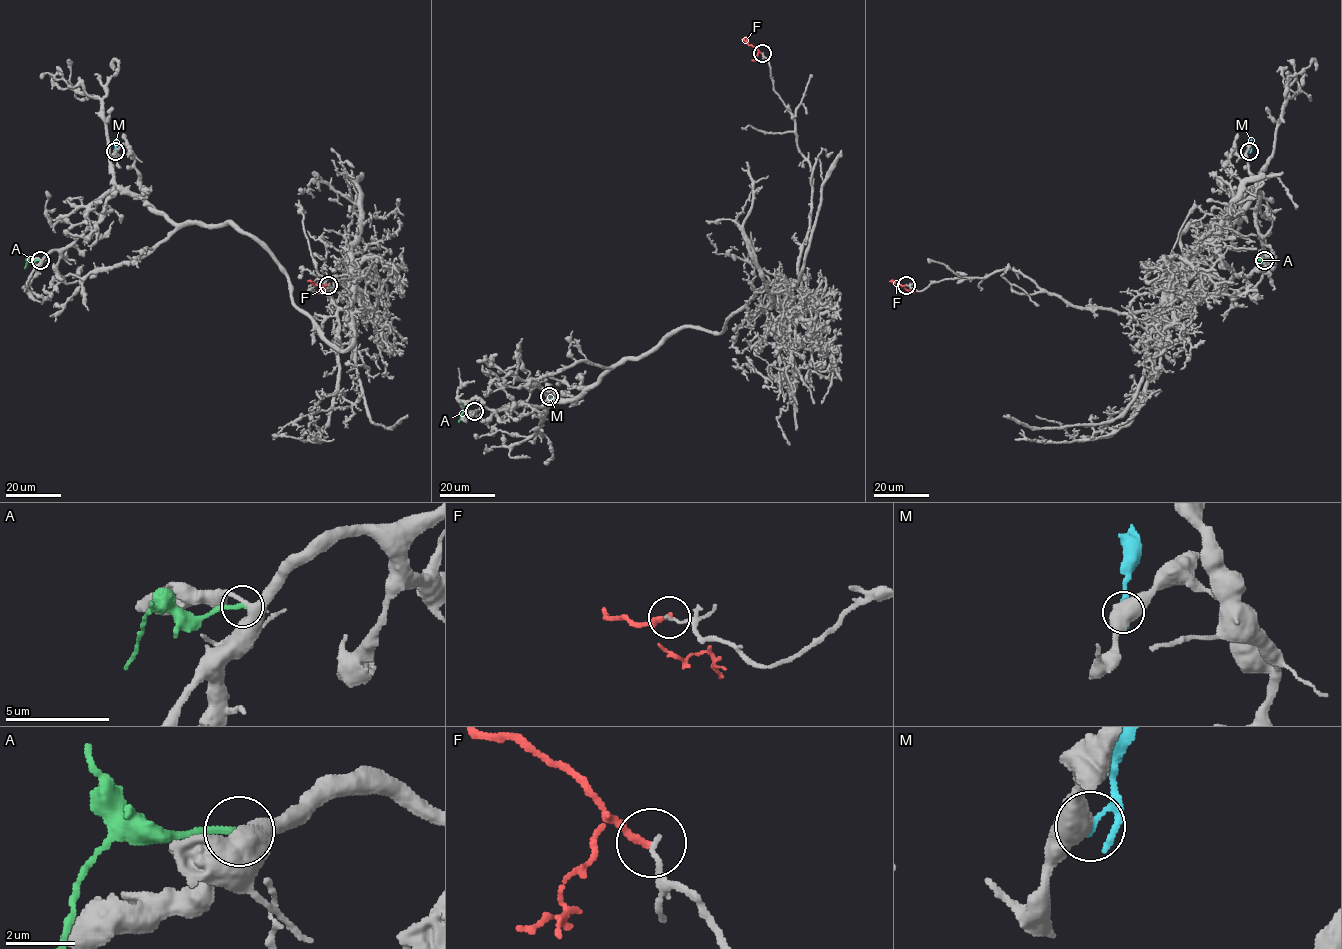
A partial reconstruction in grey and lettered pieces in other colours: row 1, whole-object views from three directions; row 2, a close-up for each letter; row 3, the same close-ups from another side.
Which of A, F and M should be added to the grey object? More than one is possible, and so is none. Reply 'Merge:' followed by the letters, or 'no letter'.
Merge: no letter

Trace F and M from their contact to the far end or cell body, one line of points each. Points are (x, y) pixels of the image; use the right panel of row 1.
F: (906, 285), (890, 281)
M: (1249, 151), (1251, 139)

